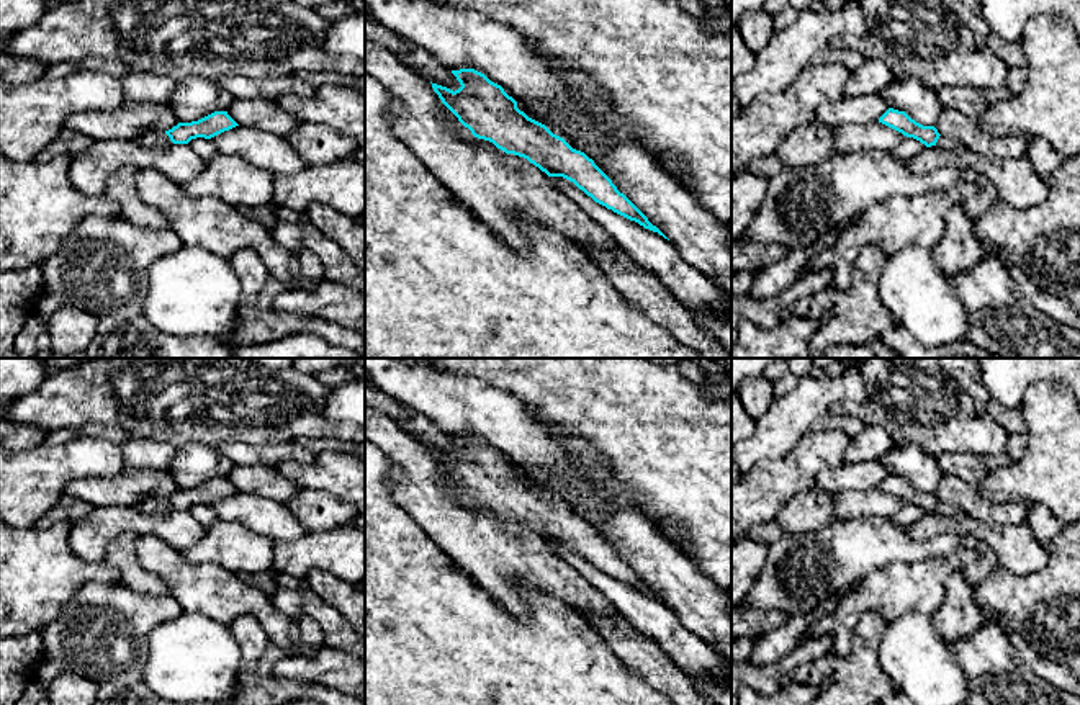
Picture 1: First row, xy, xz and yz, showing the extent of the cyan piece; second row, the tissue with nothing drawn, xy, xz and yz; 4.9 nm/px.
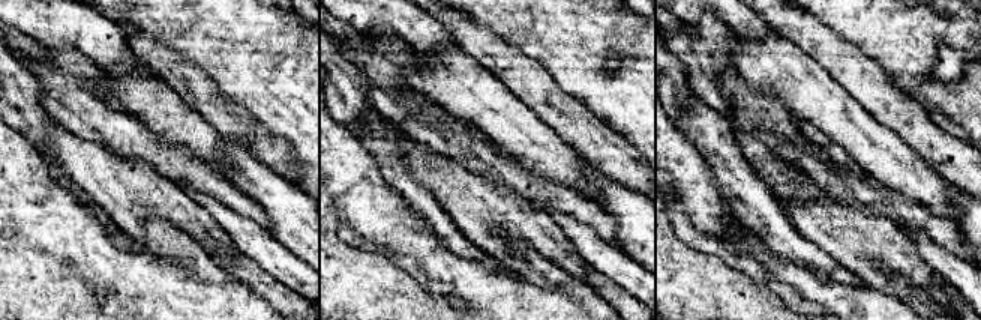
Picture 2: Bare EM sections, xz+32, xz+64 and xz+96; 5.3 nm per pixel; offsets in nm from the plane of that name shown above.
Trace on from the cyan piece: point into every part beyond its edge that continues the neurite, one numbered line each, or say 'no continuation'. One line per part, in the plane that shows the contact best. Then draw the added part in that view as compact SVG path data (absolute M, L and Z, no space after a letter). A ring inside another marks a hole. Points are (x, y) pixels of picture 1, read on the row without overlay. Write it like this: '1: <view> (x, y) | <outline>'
1: xz (458, 494) | M453 489L453 491L452 491L452 496L453 496L457 501L460 501L461 504L465 504L466 507L470 507L470 509L476 509L476 507L478 507L478 504L475 504L475 502L471 501L471 497L470 497L468 494L465 494L461 489Z

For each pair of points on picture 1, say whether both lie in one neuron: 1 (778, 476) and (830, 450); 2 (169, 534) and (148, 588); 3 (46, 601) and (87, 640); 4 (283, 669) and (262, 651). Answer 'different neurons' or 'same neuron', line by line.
1: same neuron
2: different neurons
3: different neurons
4: different neurons

